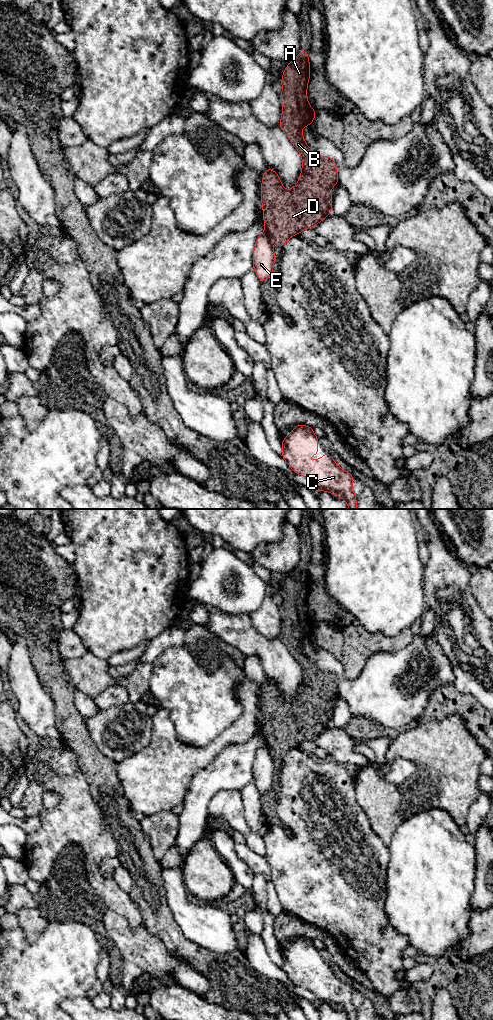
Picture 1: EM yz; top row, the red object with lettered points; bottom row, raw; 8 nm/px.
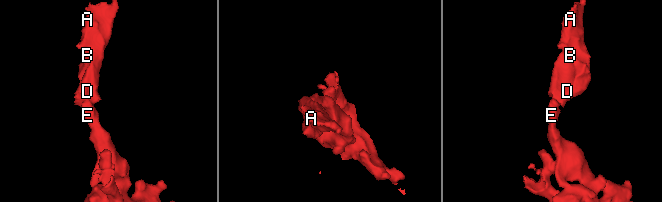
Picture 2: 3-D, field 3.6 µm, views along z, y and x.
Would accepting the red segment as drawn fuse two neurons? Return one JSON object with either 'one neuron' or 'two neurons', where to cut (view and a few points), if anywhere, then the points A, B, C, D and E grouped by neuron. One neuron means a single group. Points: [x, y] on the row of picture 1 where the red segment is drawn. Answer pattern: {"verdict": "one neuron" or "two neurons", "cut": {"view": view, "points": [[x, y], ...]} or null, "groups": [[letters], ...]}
{"verdict": "two neurons", "cut": {"view": "yz", "points": [[263, 233], [269, 239]]}, "groups": [["A", "B", "D"], ["C", "E"]]}

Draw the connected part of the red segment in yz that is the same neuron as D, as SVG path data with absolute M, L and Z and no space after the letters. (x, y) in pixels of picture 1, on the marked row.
M308 50L301 52L290 61L283 72L282 84L282 116L279 127L286 133L294 147L302 156L302 172L297 185L290 191L286 191L278 174L267 168L263 174L261 185L261 201L265 222L264 234L278 245L283 247L287 240L301 231L315 227L320 221L331 214L332 195L331 188L339 183L337 165L334 159L319 156L311 150L303 137L301 129L310 126L315 119L316 111L309 105L307 100L307 86L310 78L310 63Z

